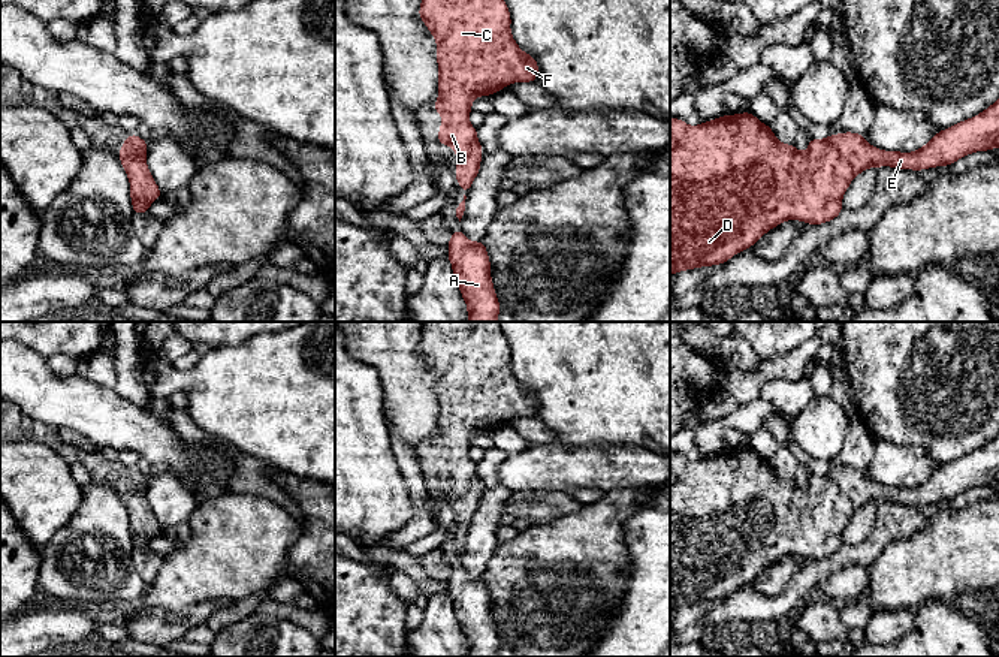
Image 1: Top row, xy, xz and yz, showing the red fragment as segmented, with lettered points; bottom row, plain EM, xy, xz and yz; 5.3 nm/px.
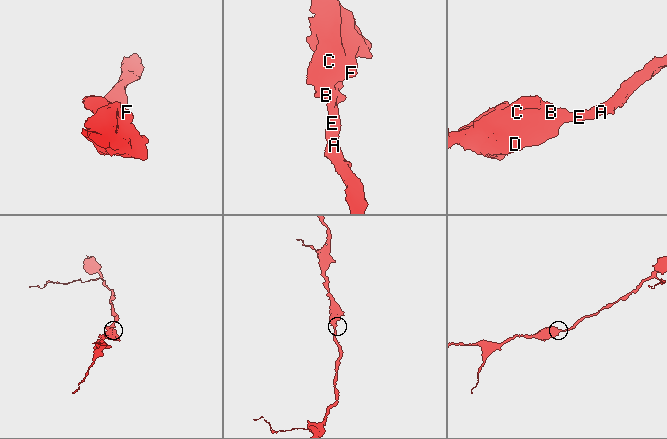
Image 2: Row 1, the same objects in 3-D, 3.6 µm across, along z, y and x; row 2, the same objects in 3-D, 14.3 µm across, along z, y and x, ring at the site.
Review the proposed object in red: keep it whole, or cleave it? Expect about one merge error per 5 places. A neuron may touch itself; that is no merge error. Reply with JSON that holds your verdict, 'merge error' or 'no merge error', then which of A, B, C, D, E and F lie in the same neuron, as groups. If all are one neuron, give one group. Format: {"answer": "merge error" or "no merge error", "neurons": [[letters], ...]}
{"answer": "no merge error", "neurons": [["A", "B", "C", "D", "E", "F"]]}

